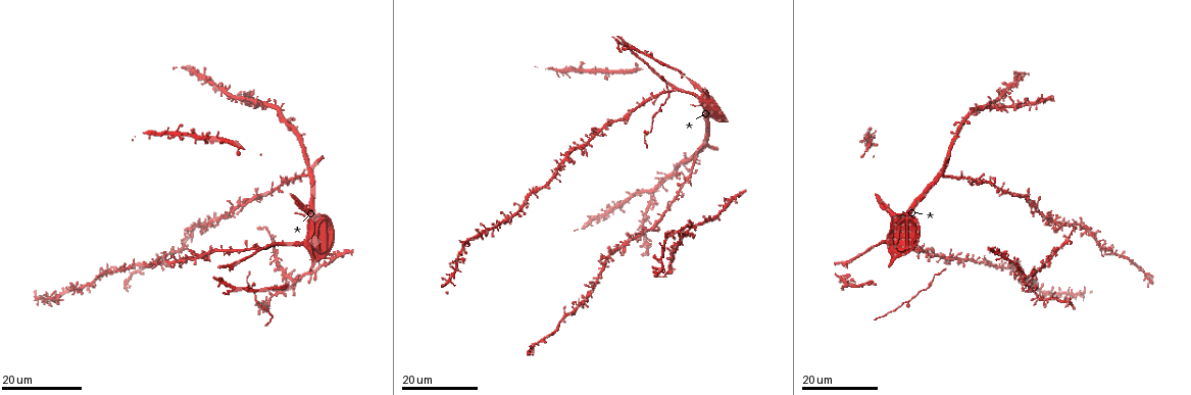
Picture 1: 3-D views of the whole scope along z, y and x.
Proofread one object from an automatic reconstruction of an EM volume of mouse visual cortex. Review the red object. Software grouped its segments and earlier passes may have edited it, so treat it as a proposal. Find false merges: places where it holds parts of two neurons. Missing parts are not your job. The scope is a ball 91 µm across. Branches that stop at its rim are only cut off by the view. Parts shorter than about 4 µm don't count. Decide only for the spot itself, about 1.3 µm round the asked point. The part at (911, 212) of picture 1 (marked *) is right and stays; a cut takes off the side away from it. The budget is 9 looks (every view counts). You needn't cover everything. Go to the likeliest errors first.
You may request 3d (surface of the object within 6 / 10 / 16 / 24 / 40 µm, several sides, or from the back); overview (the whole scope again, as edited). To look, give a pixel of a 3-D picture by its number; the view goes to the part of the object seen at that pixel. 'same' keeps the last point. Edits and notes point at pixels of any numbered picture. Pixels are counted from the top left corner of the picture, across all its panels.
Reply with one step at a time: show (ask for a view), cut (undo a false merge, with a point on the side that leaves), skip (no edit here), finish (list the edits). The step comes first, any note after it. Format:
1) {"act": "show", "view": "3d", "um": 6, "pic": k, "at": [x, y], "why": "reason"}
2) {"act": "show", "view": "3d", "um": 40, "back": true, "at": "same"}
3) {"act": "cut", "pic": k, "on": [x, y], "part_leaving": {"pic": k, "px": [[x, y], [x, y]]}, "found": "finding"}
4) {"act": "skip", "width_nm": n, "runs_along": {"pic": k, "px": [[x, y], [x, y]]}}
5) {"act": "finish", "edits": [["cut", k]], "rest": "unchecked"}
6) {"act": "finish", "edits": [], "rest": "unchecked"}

{"act": "show", "view": "3d", "um": 24, "pic": 1, "at": [945, 175]}

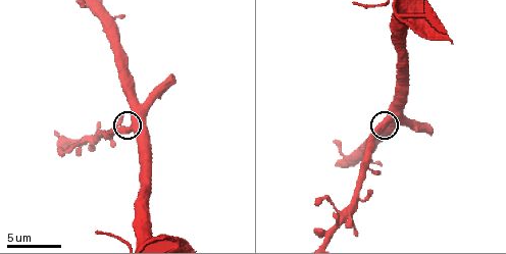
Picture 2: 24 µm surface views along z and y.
{"act": "show", "view": "3d", "um": 10, "pic": 2, "at": [387, 118]}

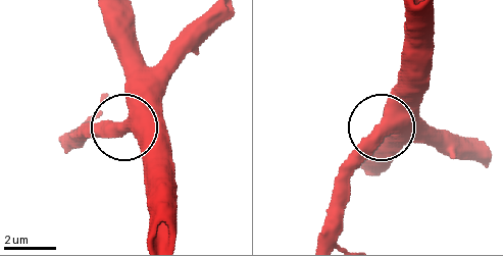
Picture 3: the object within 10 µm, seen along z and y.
{"act": "skip", "side_arm_um": 58, "found": "one neuron here"}

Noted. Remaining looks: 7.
{"act": "show", "view": "3d", "um": 24, "pic": 1, "at": [1047, 262], "why": "thin neck"}

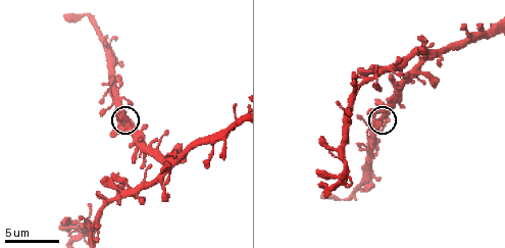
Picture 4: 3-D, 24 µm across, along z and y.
{"act": "show", "view": "3d", "um": 10, "pic": 4, "at": [383, 114]}

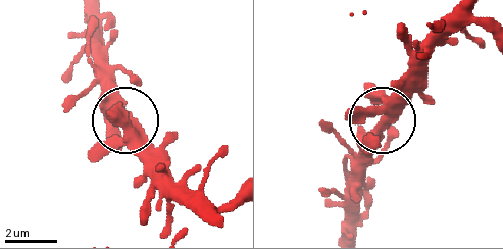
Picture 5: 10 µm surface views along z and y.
{"act": "skip", "found": "all the same neuron"}

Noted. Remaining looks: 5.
{"act": "show", "view": "3d", "um": 16, "pic": 1, "at": [909, 299], "why": "three arms meet"}

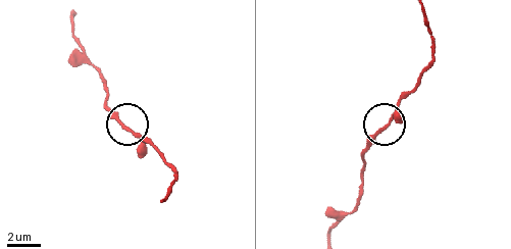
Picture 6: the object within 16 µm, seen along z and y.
{"act": "show", "view": "3d", "um": 10, "pic": 6, "at": [389, 124], "why": "zoom in"}

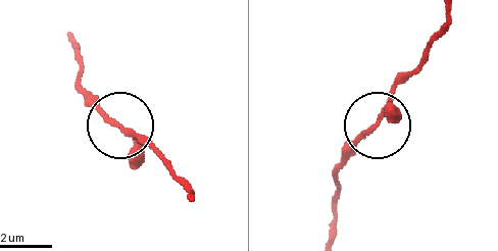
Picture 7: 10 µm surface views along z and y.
{"act": "show", "view": "3d", "um": 10, "back": true, "pic": 7, "at": [376, 124]}

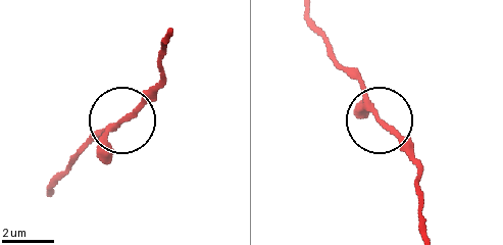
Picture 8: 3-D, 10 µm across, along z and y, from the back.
{"act": "skip", "arms": 3, "found": "continuous, no second neuron"}

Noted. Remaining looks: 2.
{"act": "show", "view": "3d", "um": 16, "pic": 1, "at": [247, 282], "why": "thick turns thin"}

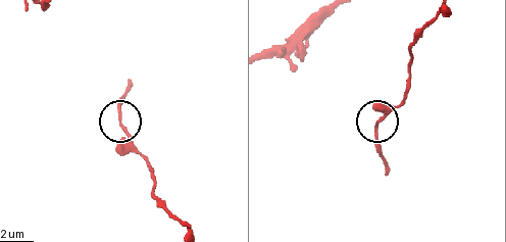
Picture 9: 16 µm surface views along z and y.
{"act": "show", "view": "3d", "um": 6, "pic": 9, "at": [384, 116], "why": "closer look"}

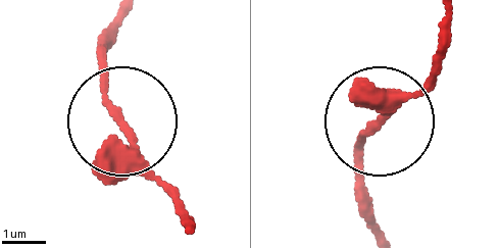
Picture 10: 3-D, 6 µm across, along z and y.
{"act": "skip", "width_nm": 240, "found": "continuous, no second neuron"}

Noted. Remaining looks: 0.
{"act": "finish", "edits": [], "rest": "unchecked"}

